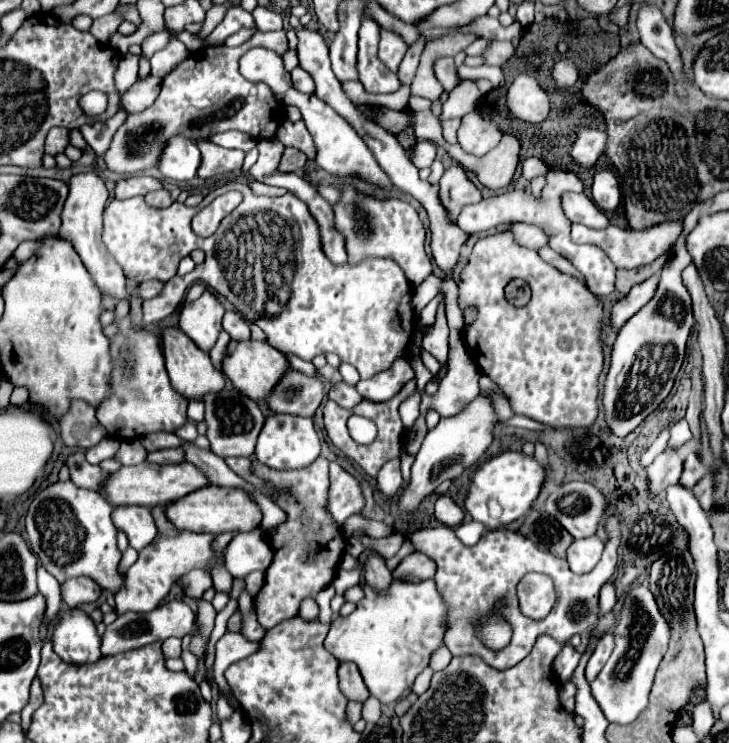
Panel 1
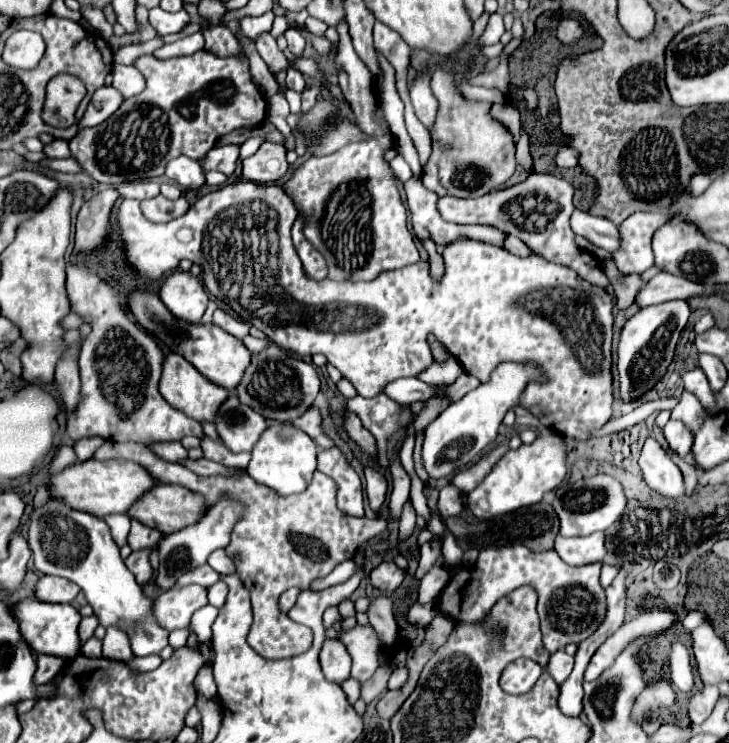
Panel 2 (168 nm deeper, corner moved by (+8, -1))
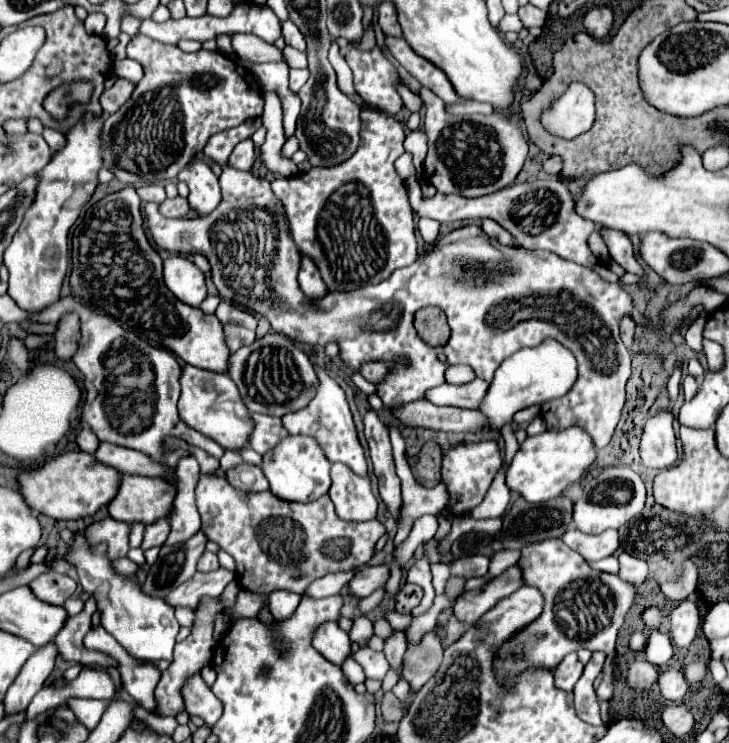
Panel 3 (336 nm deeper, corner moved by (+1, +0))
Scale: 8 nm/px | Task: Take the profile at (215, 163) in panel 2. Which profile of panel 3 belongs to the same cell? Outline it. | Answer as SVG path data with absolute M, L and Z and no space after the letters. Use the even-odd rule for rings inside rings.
M244 139L234 147L234 151L228 159L228 165L234 169L240 169L240 171L250 171L254 159L256 159L256 153L254 153L252 139Z

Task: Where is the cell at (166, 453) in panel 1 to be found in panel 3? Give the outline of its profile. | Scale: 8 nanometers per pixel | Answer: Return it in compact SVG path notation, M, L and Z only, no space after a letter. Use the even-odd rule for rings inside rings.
M240 463L226 471L226 481L240 491L266 491L268 481L258 465Z

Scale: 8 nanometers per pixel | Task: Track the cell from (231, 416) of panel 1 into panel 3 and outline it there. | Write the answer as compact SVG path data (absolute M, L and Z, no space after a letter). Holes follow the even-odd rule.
M252 413L250 417L254 421L254 429L250 433L250 447L260 455L270 451L282 437L288 435L282 421L276 417L266 417L258 413Z

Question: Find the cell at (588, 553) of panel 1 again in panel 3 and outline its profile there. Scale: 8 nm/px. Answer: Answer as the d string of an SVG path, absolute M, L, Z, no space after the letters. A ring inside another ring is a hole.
M568 529L562 537L562 541L574 549L576 553L580 553L586 561L598 561L604 557L610 557L616 549L618 549L618 531L616 529L608 529L600 535L586 535L578 529Z

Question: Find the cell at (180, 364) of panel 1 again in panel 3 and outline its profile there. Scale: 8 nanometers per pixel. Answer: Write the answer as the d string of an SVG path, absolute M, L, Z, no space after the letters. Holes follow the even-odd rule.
M184 365L180 375L180 387L182 393L178 401L178 411L180 411L180 419L186 425L190 425L200 433L206 433L224 449L242 449L248 445L252 419L248 417L248 409L238 395L238 387L234 385L234 381L230 381L228 375Z

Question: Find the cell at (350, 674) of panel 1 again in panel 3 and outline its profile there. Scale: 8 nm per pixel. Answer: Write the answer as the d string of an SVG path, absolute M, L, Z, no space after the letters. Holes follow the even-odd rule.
M334 621L318 627L312 645L334 665L342 665L342 661L346 661L346 657L352 655L348 633L342 631Z

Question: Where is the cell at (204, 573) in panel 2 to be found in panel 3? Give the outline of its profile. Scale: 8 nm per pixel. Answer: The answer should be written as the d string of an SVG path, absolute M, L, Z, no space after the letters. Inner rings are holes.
M206 551L198 561L198 571L208 573L208 571L214 571L214 569L218 569L218 557L214 553Z

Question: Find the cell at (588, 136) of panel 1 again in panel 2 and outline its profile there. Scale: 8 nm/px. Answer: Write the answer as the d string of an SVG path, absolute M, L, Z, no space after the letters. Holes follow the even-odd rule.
M561 148L561 150L555 154L555 164L557 164L559 168L575 168L575 166L577 166L577 156L579 156L579 154L575 154L575 150L571 150L571 148Z

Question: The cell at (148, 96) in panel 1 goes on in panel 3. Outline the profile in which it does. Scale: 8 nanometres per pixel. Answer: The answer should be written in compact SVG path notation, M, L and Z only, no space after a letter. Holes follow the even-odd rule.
M122 59L122 61L114 61L114 75L132 81L134 85L140 81L140 77L144 75L140 63L132 61L132 59Z

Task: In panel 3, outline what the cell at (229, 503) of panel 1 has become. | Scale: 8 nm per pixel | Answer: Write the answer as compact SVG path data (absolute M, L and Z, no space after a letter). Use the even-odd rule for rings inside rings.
M126 475L108 511L116 521L152 525L154 521L170 517L174 497L176 487L164 479Z

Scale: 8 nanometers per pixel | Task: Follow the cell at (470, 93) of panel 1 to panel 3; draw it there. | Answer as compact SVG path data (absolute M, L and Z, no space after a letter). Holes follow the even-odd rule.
M504 15L498 29L502 33L507 33L509 31L520 31L522 29L522 21L518 19L518 15Z

